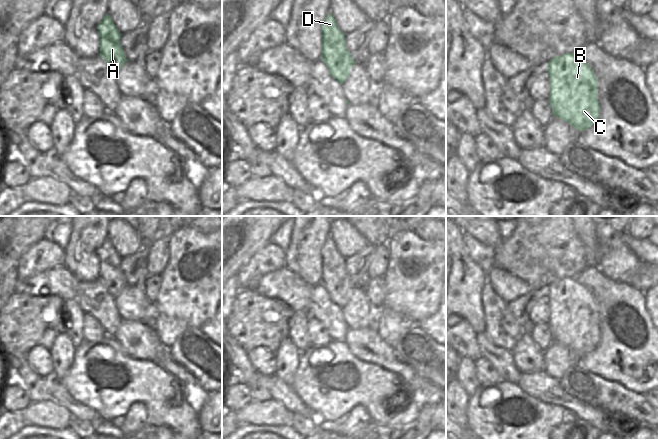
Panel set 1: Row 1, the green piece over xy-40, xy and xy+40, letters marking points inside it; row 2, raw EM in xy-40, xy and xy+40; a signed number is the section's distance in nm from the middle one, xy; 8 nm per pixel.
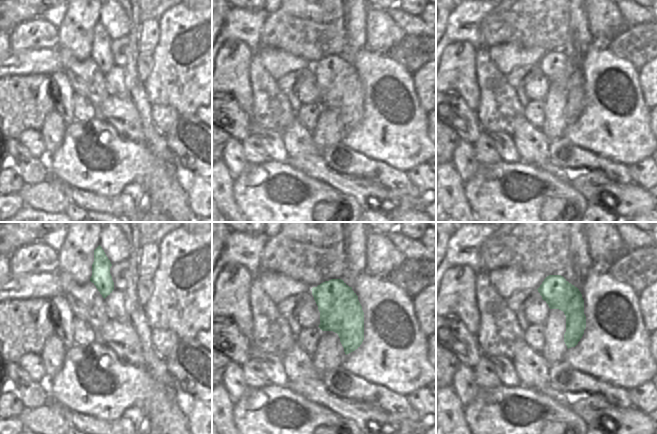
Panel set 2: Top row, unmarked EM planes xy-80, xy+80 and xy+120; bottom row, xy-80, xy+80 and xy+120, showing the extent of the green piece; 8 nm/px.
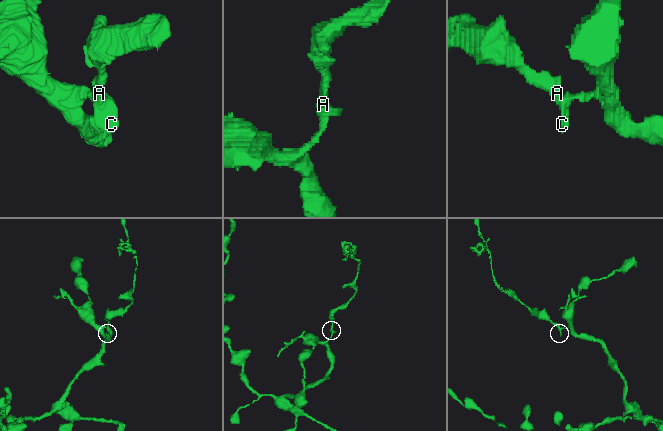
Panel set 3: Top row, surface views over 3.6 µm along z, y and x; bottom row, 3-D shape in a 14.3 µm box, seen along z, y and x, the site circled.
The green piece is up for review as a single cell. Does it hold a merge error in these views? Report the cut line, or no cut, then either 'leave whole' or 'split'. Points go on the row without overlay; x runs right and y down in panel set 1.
cut xy+40 (558, 280), (554, 282); split

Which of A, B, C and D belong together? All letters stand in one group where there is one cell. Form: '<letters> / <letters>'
A D / B C

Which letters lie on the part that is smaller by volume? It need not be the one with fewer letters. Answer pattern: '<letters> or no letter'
A, D

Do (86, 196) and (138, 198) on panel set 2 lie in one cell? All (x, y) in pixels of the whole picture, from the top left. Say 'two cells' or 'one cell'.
two cells

